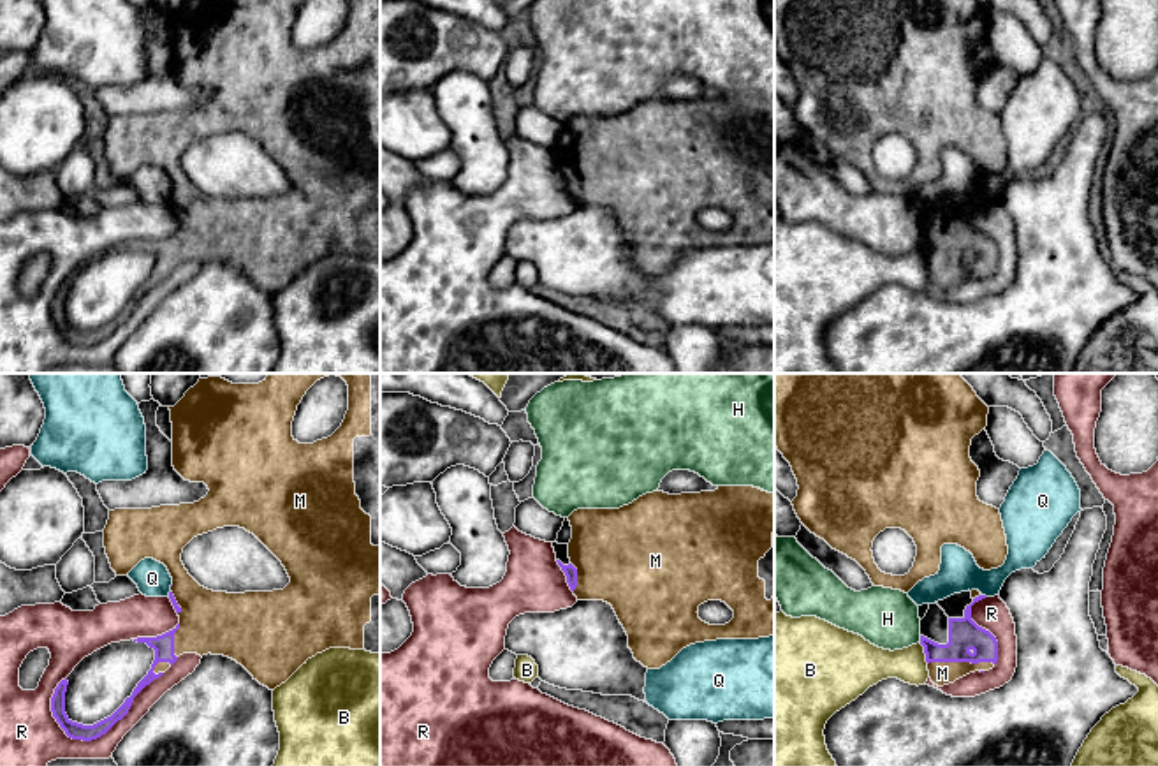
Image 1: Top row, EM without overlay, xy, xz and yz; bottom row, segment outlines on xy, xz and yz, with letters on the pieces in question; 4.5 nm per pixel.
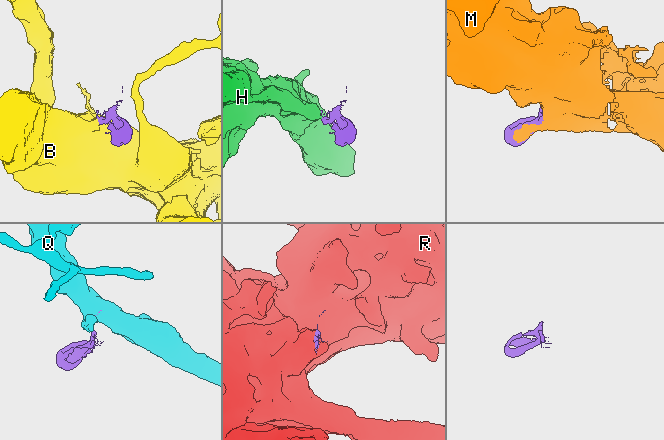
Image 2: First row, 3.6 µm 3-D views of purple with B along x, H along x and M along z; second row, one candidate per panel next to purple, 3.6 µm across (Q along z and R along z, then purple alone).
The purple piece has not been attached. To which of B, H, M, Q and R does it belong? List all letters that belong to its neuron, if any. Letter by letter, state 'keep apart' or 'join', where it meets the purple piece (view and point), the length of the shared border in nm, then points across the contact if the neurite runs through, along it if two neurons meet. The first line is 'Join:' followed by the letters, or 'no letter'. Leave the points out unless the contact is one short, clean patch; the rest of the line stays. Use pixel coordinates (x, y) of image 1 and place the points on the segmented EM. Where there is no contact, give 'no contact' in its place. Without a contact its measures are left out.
Join: M
B: keep apart; meets purple in yz at (924, 652); contact 100 nm long; border along yz (919, 643), (928, 662)
H: keep apart; meets purple in yz at (921, 640); contact 30 nm long; border along yz (919, 636), (921, 641)
M: join; meets purple in yz at (960, 661); contact 300 nm long
Q: keep apart; meets purple in xy at (169, 594); contact 30 nm long
R: keep apart; meets purple in xy at (109, 728); contact 550 nm long

